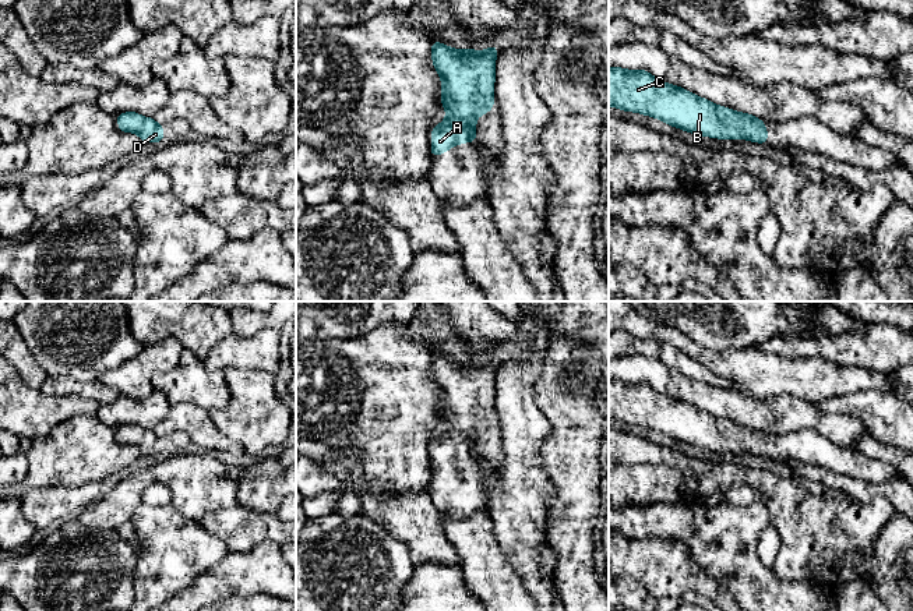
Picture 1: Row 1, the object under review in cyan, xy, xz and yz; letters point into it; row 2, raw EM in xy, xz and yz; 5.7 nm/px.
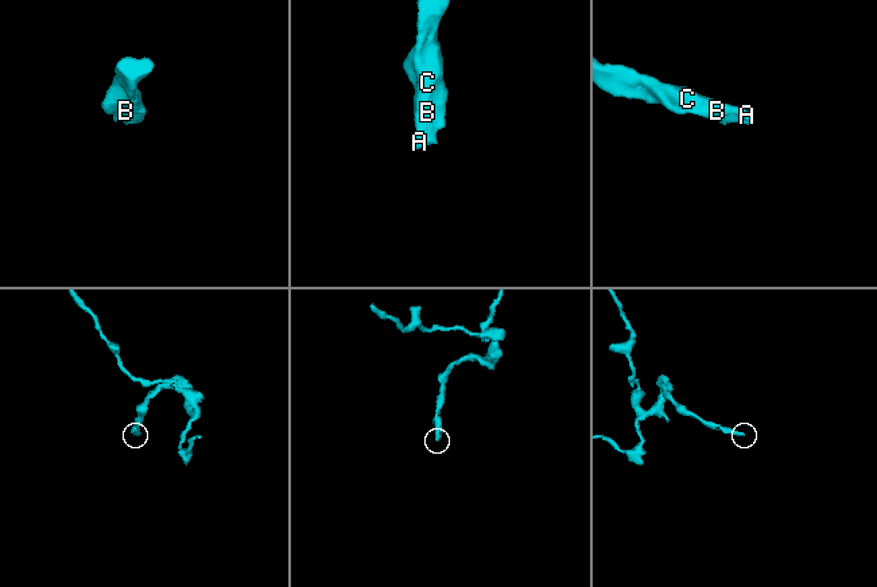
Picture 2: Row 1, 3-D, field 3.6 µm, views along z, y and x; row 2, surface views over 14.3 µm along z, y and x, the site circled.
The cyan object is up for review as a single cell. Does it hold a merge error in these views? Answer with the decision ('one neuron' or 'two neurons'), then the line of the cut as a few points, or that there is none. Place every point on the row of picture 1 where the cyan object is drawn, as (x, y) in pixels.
one neuron | no cut

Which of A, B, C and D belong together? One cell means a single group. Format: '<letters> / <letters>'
A B C D

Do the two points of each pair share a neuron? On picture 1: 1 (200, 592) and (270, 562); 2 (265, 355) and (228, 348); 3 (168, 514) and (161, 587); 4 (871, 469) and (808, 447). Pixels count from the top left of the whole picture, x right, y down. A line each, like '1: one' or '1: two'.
1: one
2: one
3: one
4: one

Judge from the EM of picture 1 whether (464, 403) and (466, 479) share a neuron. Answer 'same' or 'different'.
same

